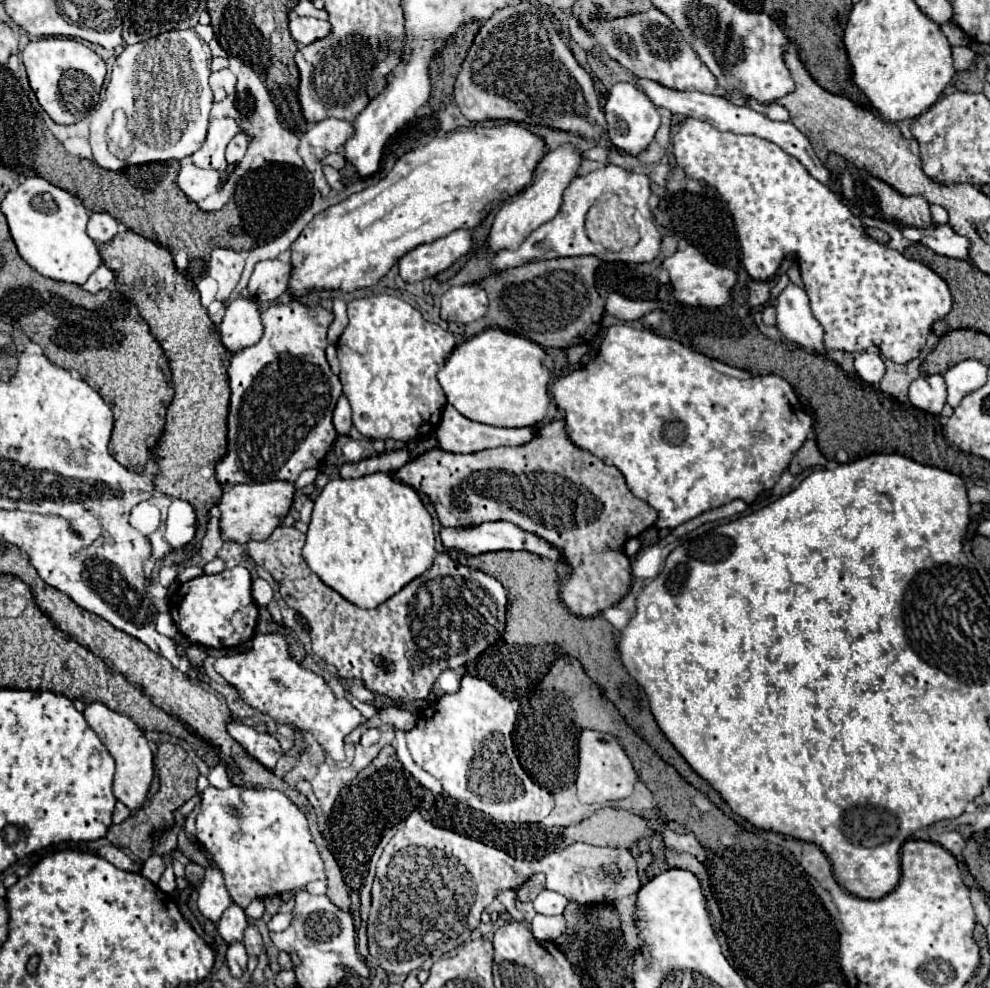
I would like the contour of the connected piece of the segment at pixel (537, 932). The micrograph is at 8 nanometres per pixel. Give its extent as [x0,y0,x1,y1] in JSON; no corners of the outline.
[532,914,566,942]

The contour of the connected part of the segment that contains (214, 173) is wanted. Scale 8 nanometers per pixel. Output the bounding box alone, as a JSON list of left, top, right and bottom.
[178,158,220,202]

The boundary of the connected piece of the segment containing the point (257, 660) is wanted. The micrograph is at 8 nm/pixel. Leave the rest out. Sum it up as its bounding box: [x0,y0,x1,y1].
[214,634,366,762]

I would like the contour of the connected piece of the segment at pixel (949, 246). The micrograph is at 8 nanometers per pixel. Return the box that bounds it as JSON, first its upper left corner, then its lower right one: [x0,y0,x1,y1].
[898,226,970,260]

